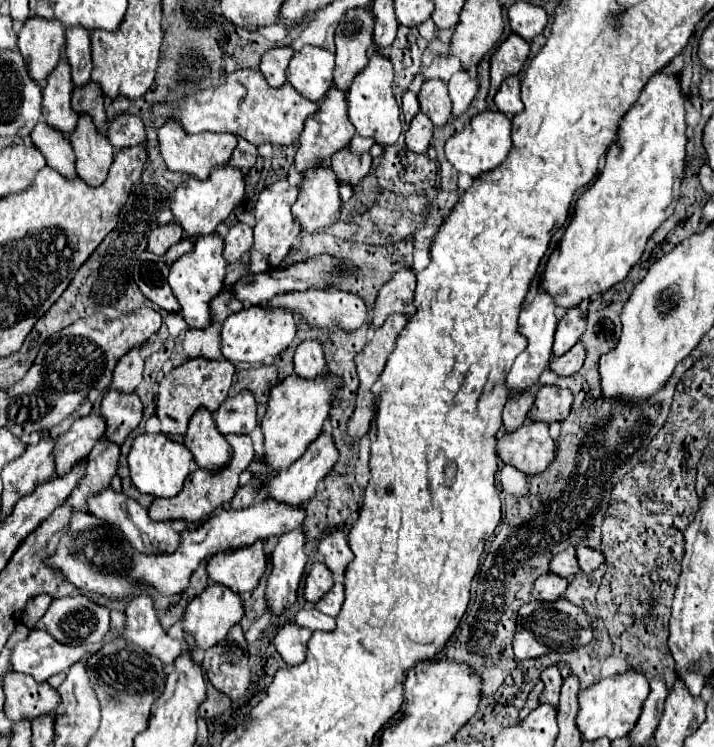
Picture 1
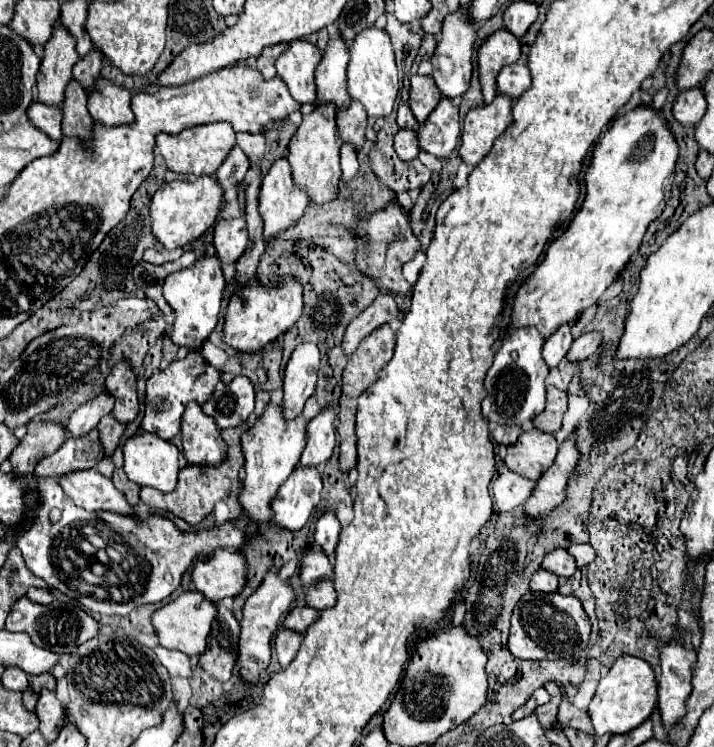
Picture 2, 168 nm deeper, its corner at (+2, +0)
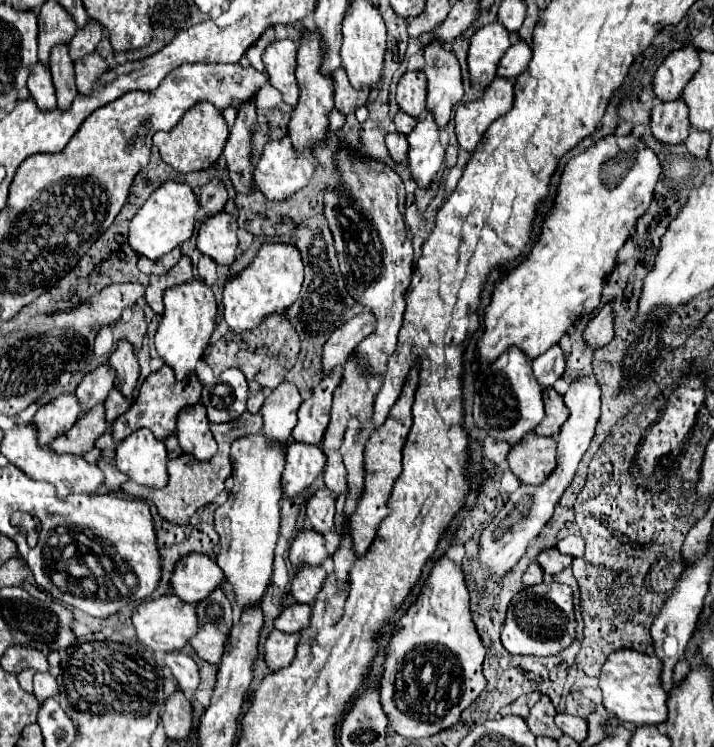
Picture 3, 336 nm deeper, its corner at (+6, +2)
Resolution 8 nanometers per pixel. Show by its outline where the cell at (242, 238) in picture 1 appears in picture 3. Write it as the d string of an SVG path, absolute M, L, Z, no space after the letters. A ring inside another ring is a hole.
M219 212L207 218L199 228L197 248L217 264L229 266L235 260L237 244L237 220L229 212Z

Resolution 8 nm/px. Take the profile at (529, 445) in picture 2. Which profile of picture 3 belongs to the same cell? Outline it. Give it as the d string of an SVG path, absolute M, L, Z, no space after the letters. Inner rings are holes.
M525 434L507 454L511 472L523 484L541 484L555 470L555 438Z

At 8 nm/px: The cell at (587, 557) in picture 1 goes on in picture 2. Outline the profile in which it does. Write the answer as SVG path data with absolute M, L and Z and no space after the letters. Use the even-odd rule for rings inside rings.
M571 544L567 550L571 556L575 556L579 568L583 568L595 560L595 550L591 548L591 544Z

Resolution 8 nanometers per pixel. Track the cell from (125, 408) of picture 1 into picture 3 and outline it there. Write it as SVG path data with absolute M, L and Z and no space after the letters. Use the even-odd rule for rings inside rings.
M121 340L117 344L117 348L113 350L113 354L109 356L109 366L117 372L117 382L115 388L129 398L137 386L137 378L139 378L139 364L137 364L137 356L133 352L133 346L127 340Z

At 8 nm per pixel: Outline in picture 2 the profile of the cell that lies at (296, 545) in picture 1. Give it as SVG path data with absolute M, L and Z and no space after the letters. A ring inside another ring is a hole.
M271 568L271 572L265 576L263 584L247 598L243 606L243 618L241 618L241 634L239 634L239 654L237 654L237 672L245 684L255 684L261 674L269 666L271 656L271 636L277 630L277 624L281 616L289 610L295 594L287 582L279 578L277 568Z

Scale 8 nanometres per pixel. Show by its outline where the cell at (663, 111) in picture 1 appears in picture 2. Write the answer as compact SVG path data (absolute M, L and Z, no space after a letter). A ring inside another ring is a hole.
M639 106L615 118L597 142L585 168L585 200L581 210L573 216L567 230L549 244L543 262L513 298L507 330L535 326L547 338L543 360L549 368L557 368L571 348L569 324L577 322L585 308L597 304L641 246L647 226L663 212L677 156L679 148L673 134L651 106Z

